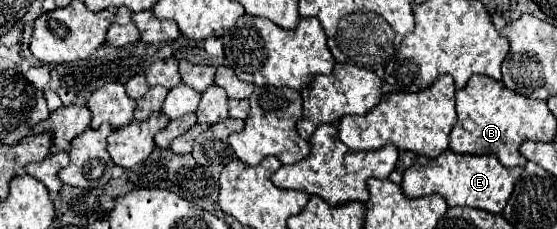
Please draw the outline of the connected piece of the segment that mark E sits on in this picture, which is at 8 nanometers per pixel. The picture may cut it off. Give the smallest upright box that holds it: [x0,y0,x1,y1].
[401,151,521,213]

